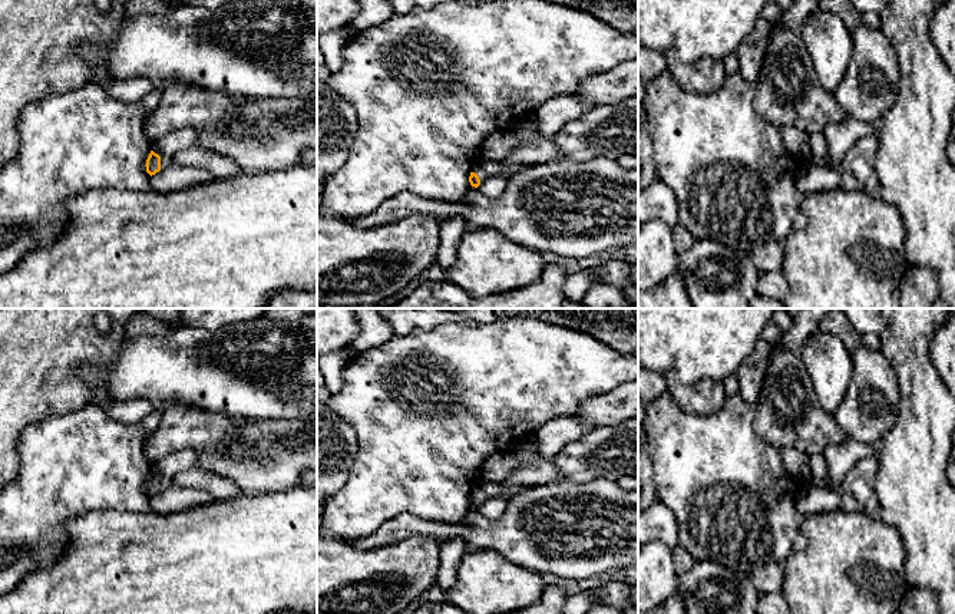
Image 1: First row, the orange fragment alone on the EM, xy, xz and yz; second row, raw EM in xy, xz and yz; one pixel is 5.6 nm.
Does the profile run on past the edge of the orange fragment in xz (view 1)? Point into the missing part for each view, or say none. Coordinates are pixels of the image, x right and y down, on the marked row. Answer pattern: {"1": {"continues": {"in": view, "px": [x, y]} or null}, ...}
{"1": {"continues": {"in": "xz", "px": [532, 149]}}}

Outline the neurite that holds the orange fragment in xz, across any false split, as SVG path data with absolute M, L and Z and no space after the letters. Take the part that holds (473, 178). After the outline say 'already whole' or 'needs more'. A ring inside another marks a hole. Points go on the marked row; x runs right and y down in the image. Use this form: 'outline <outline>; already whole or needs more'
outline M535 113L523 116L510 131L519 139L513 152L500 161L479 159L473 166L469 182L478 188L486 178L503 174L512 166L526 166L553 161L559 149L553 141L545 141L539 135L539 123Z; needs more

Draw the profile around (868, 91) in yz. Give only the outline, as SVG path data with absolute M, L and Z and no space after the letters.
M863 23L852 32L852 40L852 59L833 96L845 116L878 125L895 103L898 56L880 30Z

